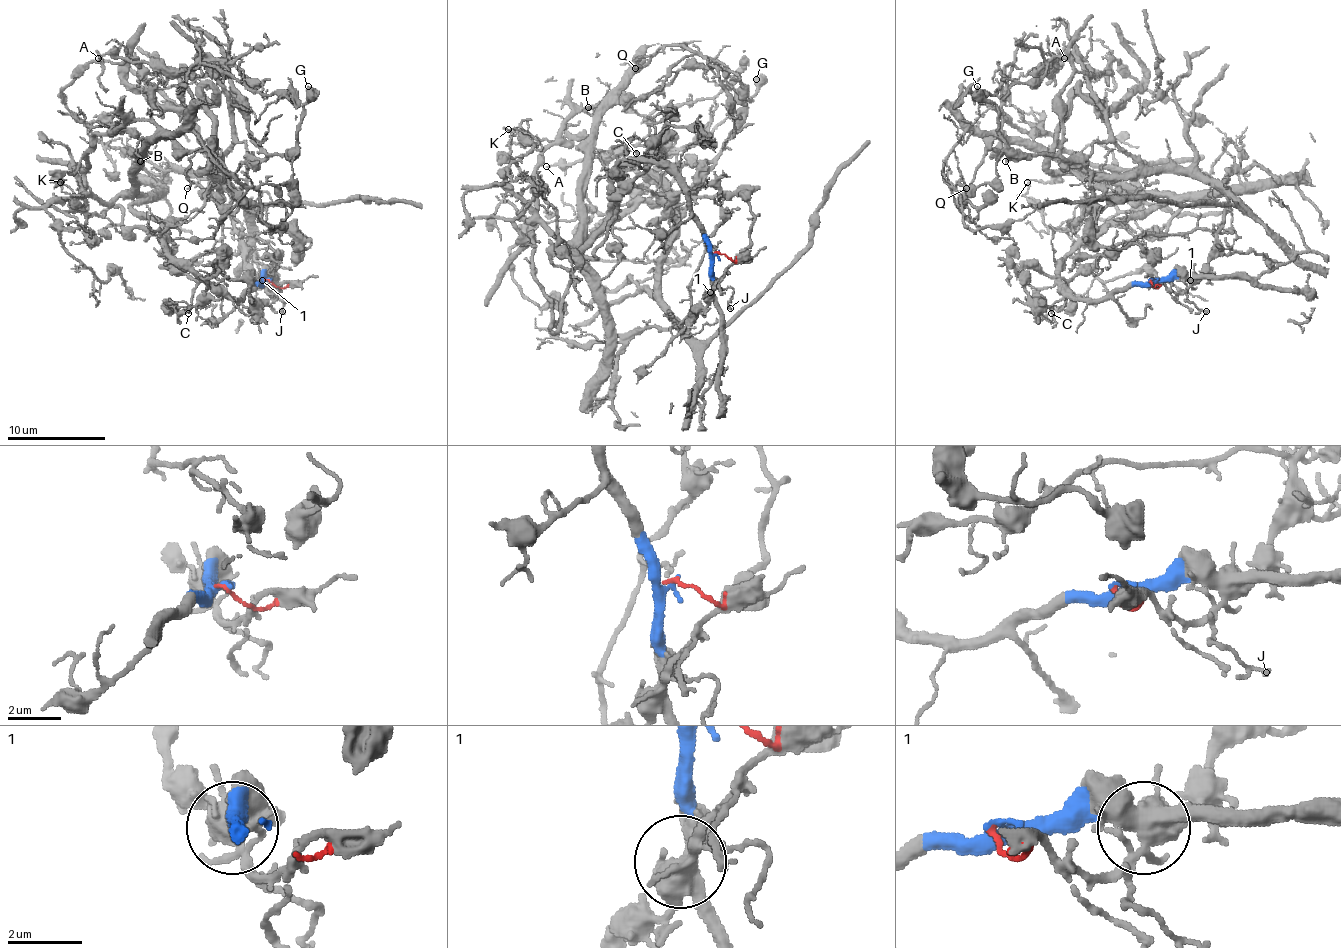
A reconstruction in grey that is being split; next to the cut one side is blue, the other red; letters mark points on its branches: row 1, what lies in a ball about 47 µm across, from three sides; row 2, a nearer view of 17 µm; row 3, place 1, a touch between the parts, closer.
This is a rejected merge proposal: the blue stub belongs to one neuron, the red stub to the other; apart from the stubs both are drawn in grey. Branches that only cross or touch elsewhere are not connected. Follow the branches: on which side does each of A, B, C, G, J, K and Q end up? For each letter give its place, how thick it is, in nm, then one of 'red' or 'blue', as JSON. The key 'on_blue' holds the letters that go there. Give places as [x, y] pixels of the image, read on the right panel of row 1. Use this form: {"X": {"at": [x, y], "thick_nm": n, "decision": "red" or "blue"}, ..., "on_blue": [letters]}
{"A": {"at": [1064, 58], "thick_nm": 130, "decision": "red"}, "B": {"at": [1005, 161], "thick_nm": 160, "decision": "blue"}, "C": {"at": [1051, 313], "thick_nm": 90, "decision": "blue"}, "G": {"at": [977, 86], "thick_nm": 460, "decision": "red"}, "J": {"at": [1206, 311], "thick_nm": 100, "decision": "red"}, "K": {"at": [1027, 182], "thick_nm": 130, "decision": "blue"}, "Q": {"at": [966, 188], "thick_nm": 130, "decision": "blue"}, "on_blue": ["B", "C", "K", "Q"]}

